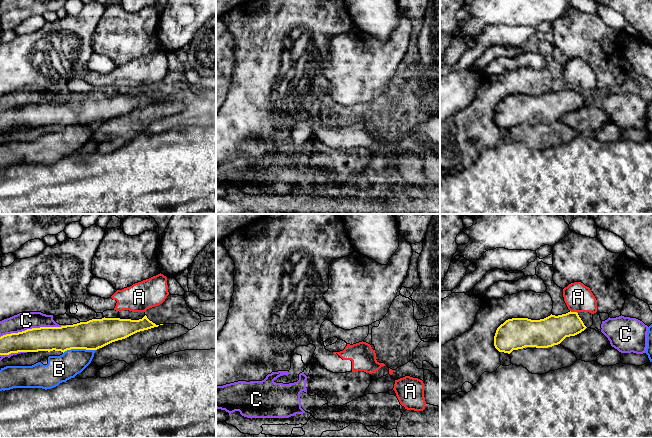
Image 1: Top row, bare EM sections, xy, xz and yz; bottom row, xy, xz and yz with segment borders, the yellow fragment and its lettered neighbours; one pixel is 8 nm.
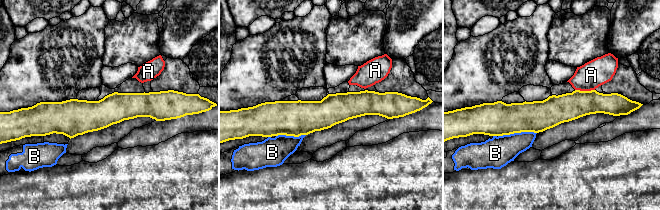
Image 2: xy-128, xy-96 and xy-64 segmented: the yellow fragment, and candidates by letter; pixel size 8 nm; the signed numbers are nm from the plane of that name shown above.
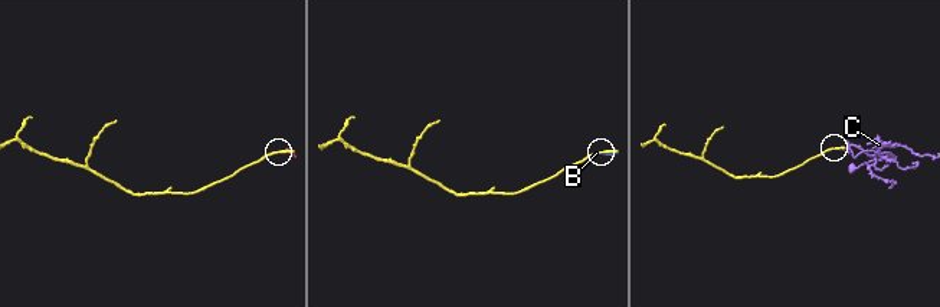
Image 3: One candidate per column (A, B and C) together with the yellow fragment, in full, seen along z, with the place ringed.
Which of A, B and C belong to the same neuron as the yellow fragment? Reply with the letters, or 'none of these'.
none of these

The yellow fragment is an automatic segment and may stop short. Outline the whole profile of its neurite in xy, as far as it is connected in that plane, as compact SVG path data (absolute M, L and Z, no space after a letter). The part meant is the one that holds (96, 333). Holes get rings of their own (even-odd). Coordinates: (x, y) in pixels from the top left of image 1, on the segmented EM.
M145 315L142 319L102 318L92 319L73 325L61 327L40 327L27 329L18 333L6 334L0 337L0 355L18 352L61 351L71 349L97 350L112 342L125 339L137 332L158 327Z

